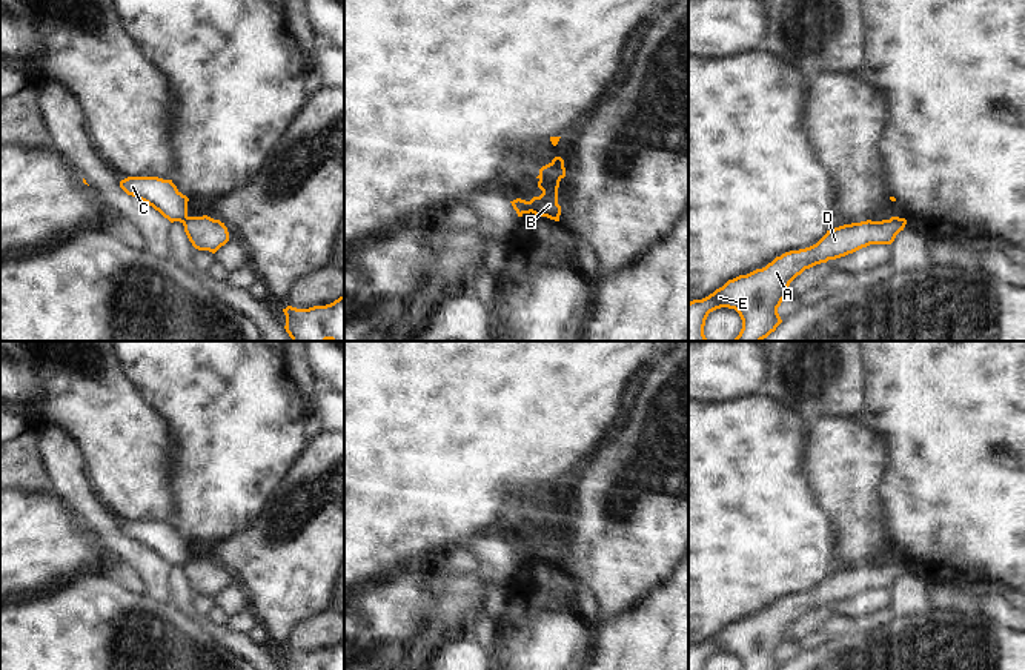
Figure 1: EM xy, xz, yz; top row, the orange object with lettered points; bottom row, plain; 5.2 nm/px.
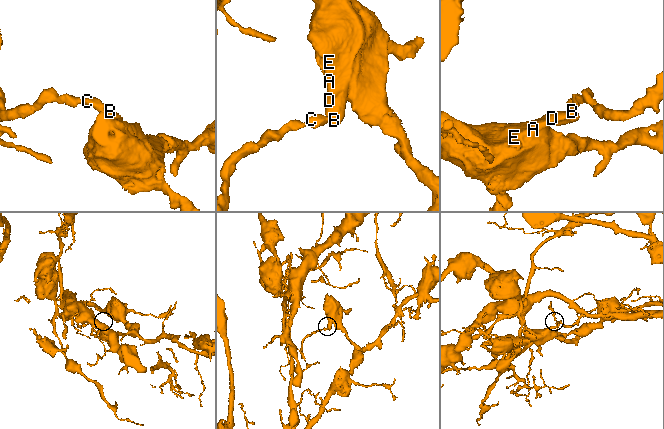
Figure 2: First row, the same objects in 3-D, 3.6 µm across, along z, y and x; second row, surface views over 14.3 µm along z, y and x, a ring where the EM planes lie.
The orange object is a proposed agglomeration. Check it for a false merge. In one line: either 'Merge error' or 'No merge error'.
Merge error.

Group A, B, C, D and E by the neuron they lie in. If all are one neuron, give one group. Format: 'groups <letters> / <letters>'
groups A B D E / C

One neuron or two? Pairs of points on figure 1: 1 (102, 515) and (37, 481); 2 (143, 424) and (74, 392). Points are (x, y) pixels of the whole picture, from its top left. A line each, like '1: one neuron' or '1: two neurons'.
1: two neurons
2: one neuron

